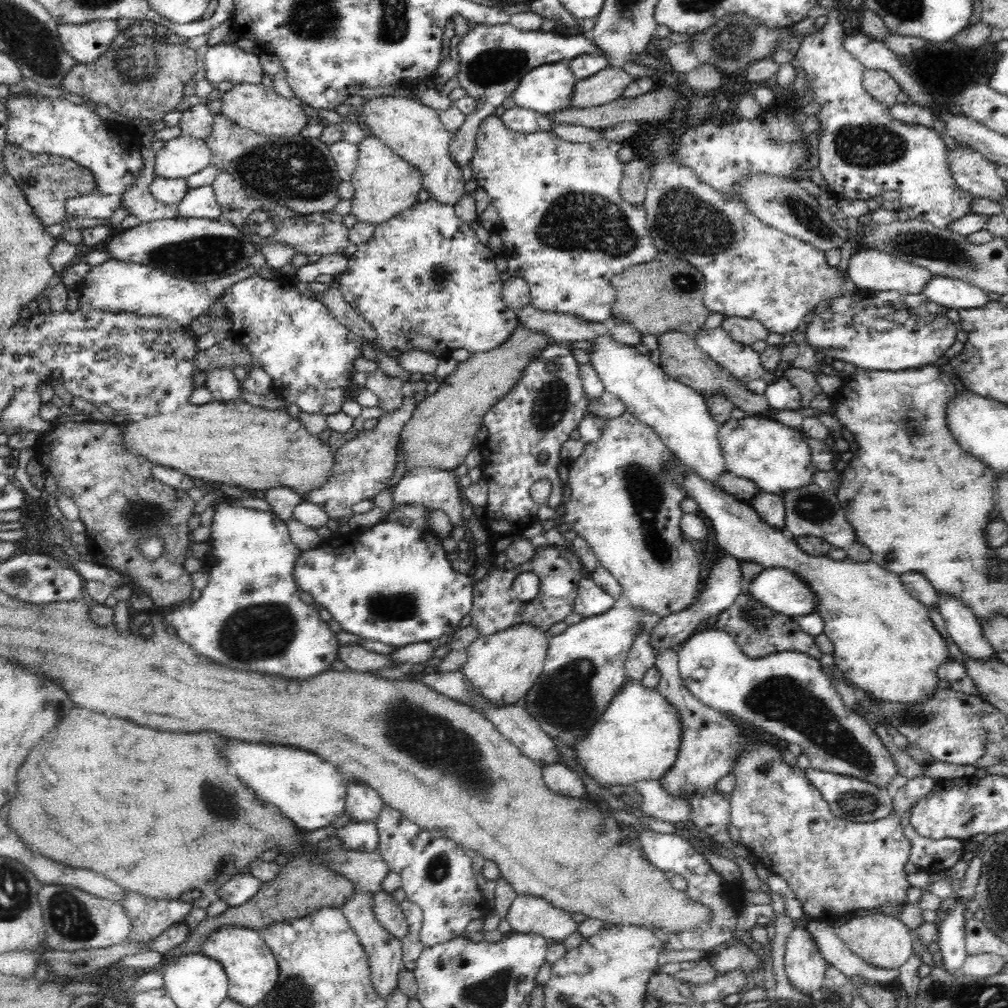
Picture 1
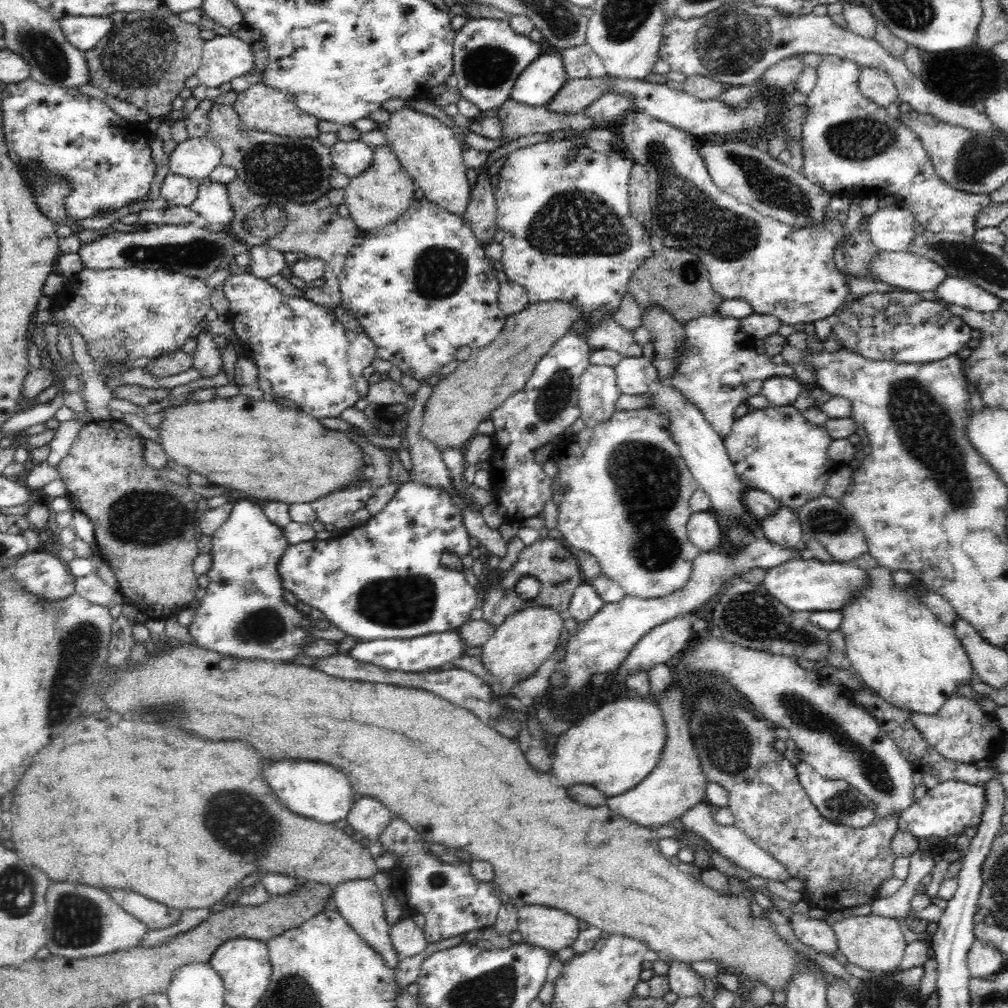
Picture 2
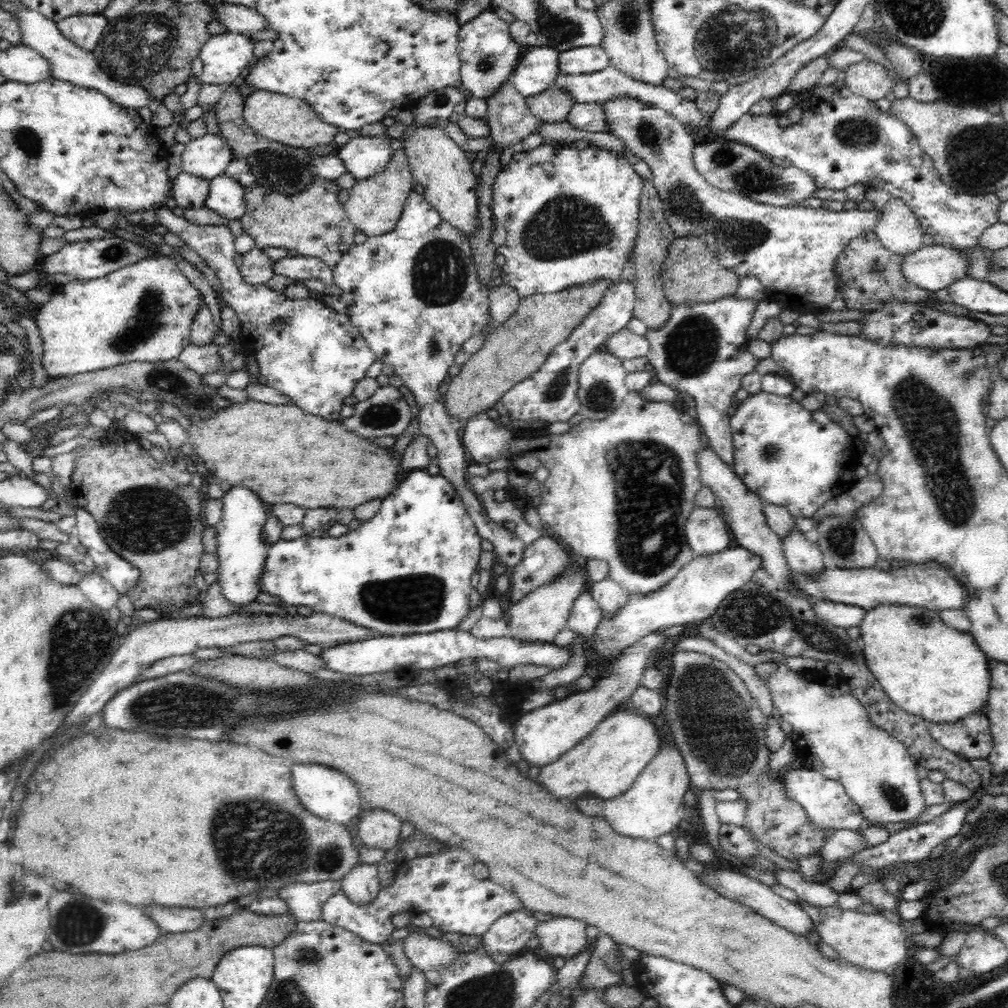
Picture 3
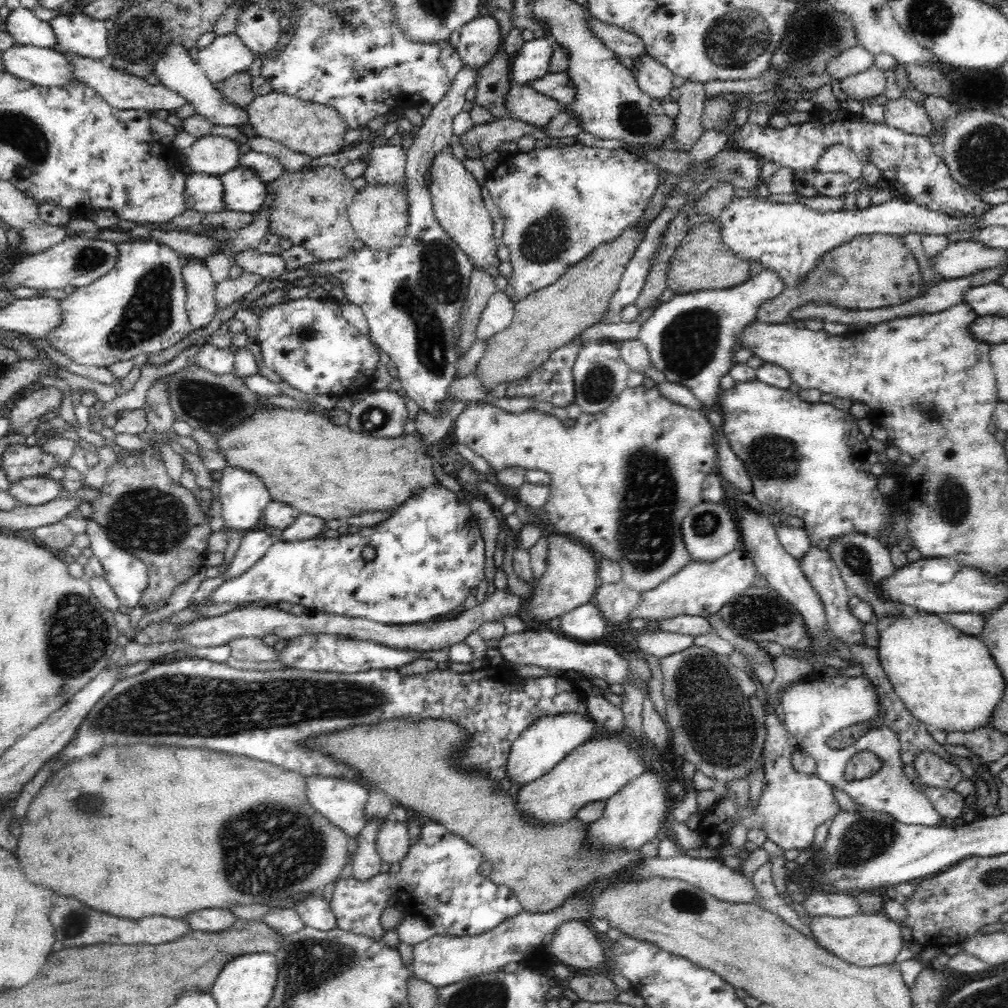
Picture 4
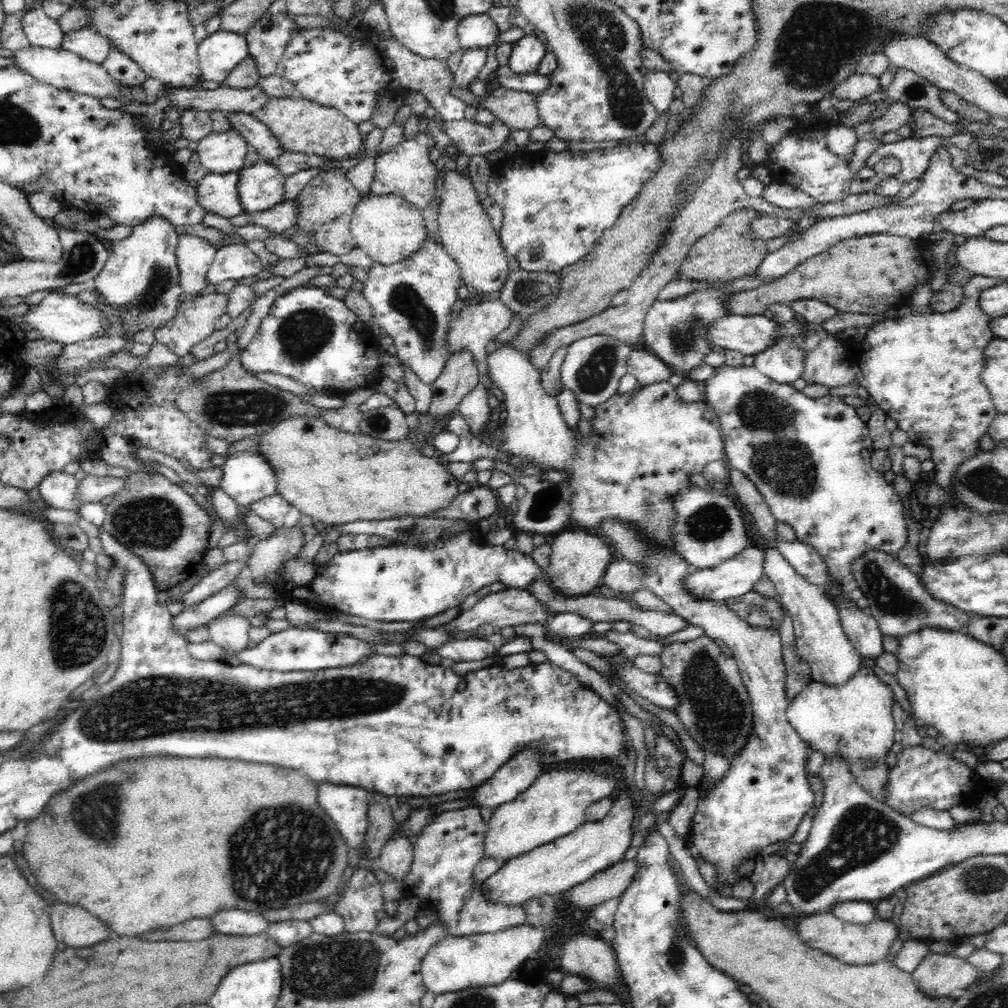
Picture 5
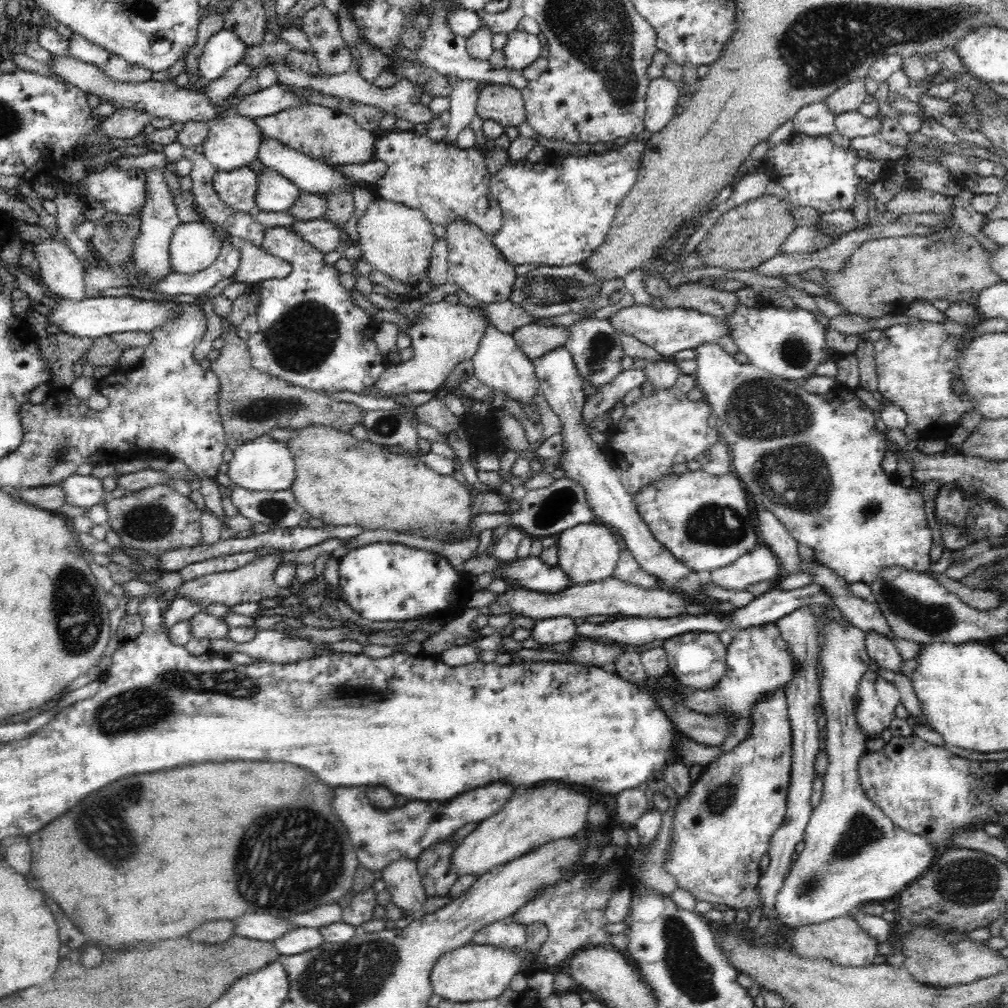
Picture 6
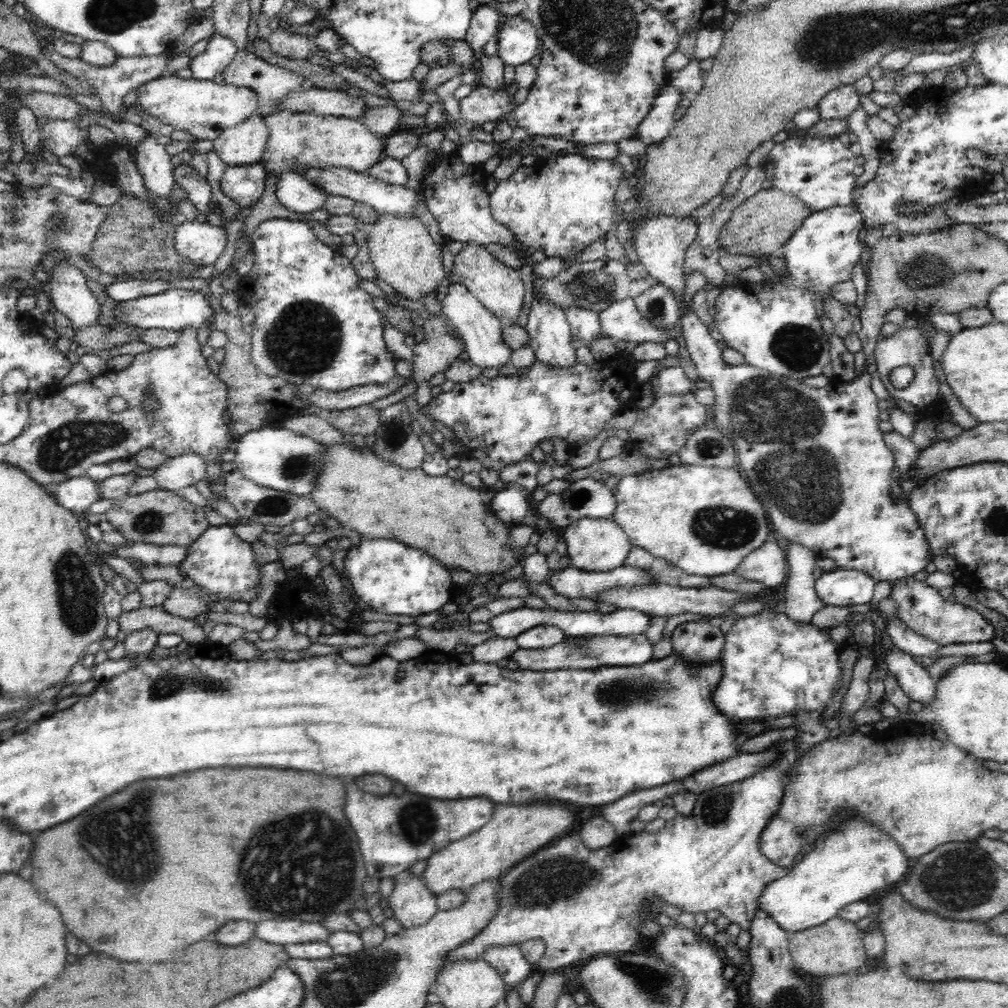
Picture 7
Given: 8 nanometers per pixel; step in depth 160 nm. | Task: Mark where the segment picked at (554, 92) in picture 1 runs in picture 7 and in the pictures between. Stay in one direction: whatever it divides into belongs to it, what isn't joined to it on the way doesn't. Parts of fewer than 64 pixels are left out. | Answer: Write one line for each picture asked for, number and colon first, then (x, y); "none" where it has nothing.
2: (541, 81)
3: (537, 71)
4: (532, 63)
5: (527, 53)
6: (522, 49)
7: (517, 40)

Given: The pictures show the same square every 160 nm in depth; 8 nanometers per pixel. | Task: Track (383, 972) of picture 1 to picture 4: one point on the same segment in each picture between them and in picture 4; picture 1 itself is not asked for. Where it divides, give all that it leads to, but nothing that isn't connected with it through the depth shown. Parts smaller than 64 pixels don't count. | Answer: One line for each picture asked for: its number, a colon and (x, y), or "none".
2: (359, 902)
3: (361, 884)
4: (366, 862)

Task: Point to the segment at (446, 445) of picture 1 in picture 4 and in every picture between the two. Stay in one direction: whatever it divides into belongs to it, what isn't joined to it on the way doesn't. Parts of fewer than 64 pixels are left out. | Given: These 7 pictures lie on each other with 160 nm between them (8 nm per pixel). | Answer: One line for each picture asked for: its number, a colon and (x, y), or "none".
2: (462, 399)
3: (511, 352)
4: (546, 319)

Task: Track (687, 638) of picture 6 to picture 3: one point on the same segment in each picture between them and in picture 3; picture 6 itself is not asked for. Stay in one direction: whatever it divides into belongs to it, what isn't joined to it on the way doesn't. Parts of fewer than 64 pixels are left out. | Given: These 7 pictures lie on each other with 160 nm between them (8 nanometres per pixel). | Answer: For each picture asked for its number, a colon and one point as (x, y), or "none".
3: (720, 728)
4: (716, 721)
5: (713, 704)

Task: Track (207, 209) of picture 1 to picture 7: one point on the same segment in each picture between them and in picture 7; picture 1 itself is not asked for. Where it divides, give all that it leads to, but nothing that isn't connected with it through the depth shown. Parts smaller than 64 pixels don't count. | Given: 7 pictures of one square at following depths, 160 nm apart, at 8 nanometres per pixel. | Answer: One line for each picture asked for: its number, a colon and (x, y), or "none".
2: (212, 203)
3: (226, 197)
4: (243, 191)
5: (261, 186)
6: (274, 193)
7: (294, 191)

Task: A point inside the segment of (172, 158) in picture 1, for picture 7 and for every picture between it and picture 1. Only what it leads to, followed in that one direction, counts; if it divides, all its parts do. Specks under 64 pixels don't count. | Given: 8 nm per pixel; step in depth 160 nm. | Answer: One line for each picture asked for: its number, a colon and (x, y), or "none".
2: (195, 158)
3: (207, 157)
4: (215, 155)
5: (220, 152)
6: (232, 143)
7: (243, 144)

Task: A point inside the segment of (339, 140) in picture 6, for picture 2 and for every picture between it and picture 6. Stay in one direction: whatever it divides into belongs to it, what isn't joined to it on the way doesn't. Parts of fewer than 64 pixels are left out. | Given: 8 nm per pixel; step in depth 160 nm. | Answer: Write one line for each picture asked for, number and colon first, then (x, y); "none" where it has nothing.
2: (261, 108)
3: (289, 120)
4: (304, 127)
5: (301, 126)

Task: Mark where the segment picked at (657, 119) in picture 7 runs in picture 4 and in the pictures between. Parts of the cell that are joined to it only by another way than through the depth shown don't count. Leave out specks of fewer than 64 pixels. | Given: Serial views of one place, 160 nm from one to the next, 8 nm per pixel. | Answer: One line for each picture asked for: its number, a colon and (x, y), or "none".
4: (654, 79)
5: (660, 87)
6: (663, 96)

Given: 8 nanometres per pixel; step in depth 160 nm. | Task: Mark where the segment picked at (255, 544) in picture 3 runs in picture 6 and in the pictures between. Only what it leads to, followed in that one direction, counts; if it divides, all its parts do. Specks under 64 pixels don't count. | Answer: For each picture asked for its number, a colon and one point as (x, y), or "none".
4: (243, 499)
5: (247, 478)
6: (262, 464)

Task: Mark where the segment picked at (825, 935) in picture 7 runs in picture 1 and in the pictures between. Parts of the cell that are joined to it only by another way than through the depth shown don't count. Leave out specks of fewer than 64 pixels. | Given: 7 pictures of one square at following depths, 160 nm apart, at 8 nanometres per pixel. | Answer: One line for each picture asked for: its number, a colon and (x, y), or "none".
1: (879, 940)
2: (875, 943)
3: (871, 941)
4: (865, 940)
5: (856, 944)
6: (841, 940)

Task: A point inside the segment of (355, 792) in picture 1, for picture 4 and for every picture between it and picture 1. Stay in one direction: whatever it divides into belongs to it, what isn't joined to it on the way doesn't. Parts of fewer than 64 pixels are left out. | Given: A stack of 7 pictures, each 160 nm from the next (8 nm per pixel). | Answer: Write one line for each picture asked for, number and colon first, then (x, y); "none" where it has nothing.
2: (368, 816)
3: (378, 828)
4: (392, 841)

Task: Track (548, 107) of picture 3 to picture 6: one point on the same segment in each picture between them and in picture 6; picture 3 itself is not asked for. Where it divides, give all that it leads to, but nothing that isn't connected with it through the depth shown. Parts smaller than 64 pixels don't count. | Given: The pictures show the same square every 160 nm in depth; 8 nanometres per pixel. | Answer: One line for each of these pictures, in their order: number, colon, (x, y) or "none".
4: (523, 103)
5: (517, 110)
6: (504, 104)

